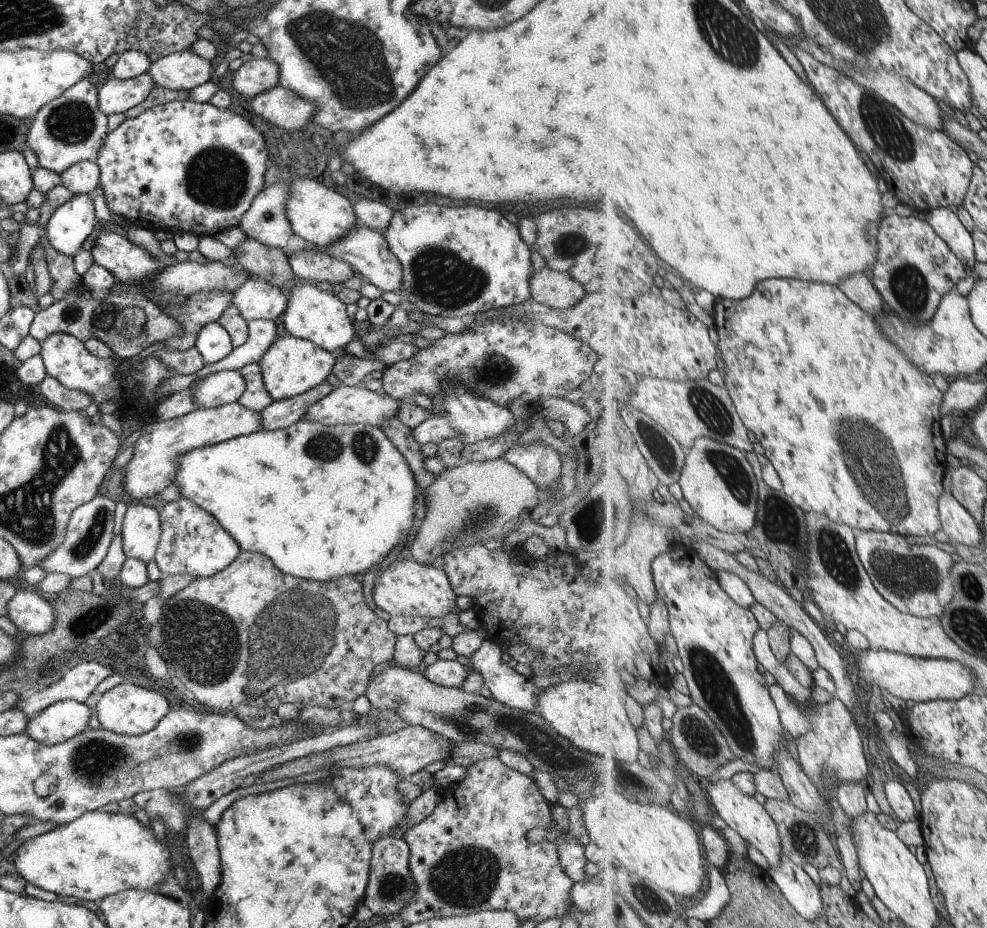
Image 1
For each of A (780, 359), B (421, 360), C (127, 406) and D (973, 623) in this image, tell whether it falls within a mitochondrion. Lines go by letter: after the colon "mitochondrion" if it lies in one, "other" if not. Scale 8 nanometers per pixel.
A: other
B: other
C: other
D: mitochondrion

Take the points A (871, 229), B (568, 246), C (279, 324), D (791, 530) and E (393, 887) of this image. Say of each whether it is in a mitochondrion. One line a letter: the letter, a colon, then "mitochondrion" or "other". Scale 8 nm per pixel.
A: other
B: mitochondrion
C: other
D: mitochondrion
E: mitochondrion

